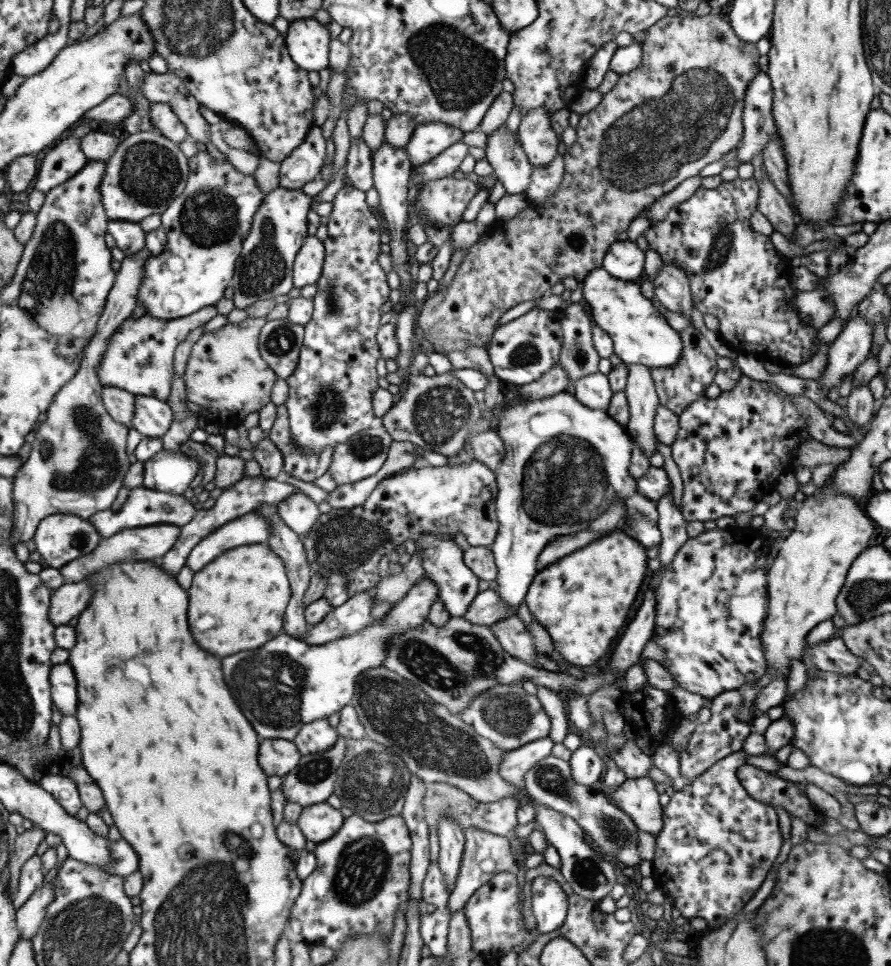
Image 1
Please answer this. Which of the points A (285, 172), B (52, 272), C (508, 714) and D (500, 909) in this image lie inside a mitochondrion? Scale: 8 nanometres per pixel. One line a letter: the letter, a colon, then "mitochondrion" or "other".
A: other
B: mitochondrion
C: mitochondrion
D: other

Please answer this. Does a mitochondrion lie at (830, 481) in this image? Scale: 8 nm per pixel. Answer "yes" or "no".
no

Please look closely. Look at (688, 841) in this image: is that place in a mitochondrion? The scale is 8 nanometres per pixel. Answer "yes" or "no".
no

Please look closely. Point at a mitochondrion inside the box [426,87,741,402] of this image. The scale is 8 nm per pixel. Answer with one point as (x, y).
(522, 356)

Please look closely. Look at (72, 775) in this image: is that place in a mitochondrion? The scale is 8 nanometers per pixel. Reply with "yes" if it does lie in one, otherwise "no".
no

